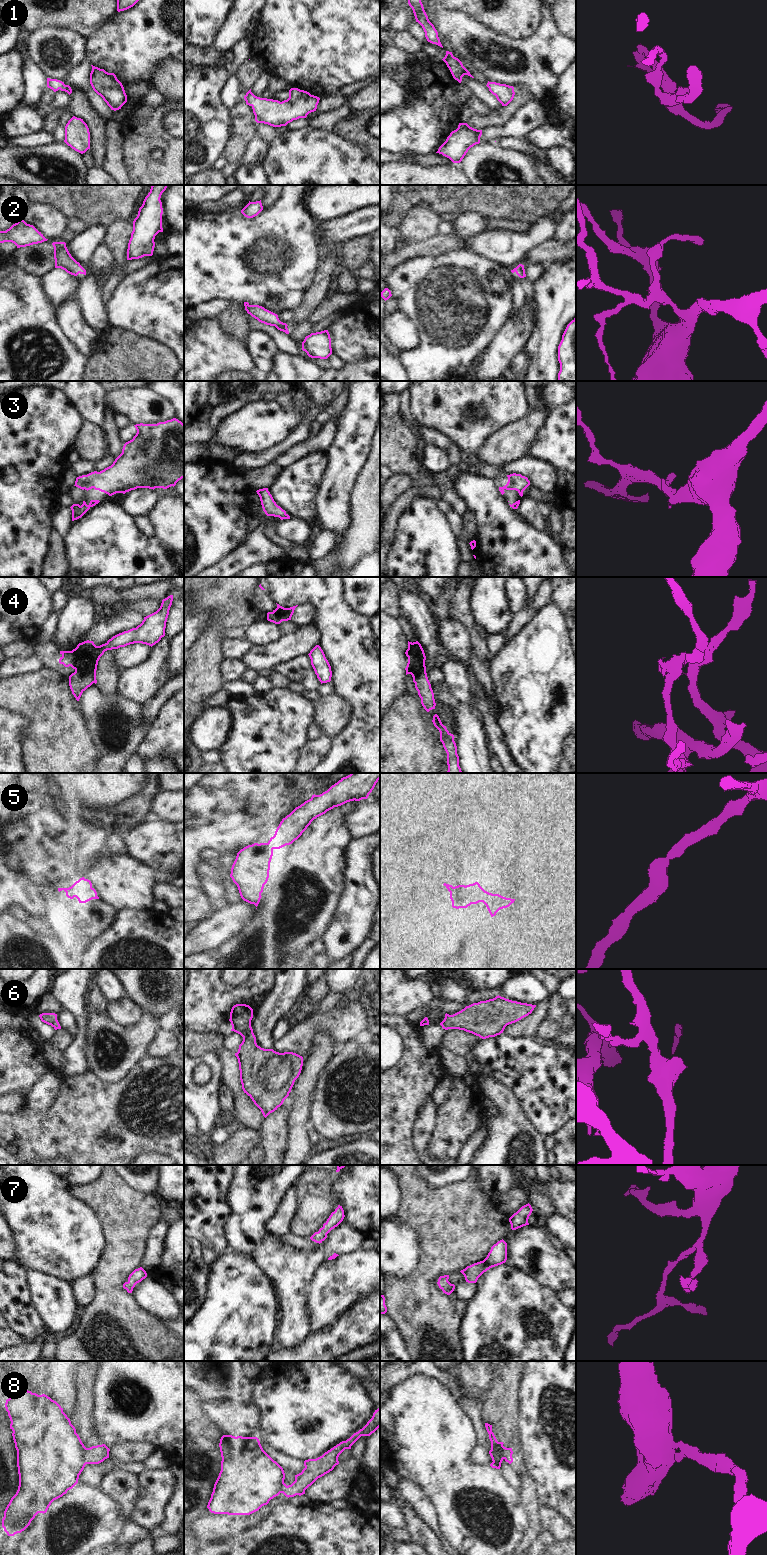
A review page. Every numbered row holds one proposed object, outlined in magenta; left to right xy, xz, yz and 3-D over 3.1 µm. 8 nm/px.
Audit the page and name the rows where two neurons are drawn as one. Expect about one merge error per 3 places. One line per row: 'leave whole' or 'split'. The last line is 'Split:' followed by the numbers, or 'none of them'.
1: leave whole
2: leave whole
3: leave whole
4: split
5: leave whole
6: leave whole
7: leave whole
8: split
Split: 4, 8

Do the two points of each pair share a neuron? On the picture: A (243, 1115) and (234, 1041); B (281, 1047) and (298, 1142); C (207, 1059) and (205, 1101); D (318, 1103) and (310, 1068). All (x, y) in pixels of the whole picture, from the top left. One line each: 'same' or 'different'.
A: different
B: different
C: same
D: different

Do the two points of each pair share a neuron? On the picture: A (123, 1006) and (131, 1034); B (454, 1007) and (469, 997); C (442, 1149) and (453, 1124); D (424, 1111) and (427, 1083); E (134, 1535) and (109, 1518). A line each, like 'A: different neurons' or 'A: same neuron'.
A: different neurons
B: same neuron
C: same neuron
D: different neurons
E: different neurons

